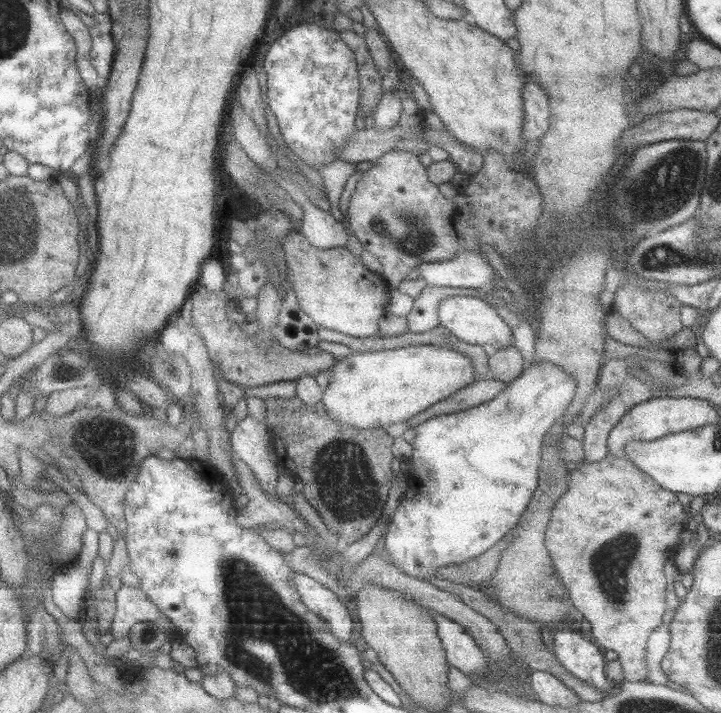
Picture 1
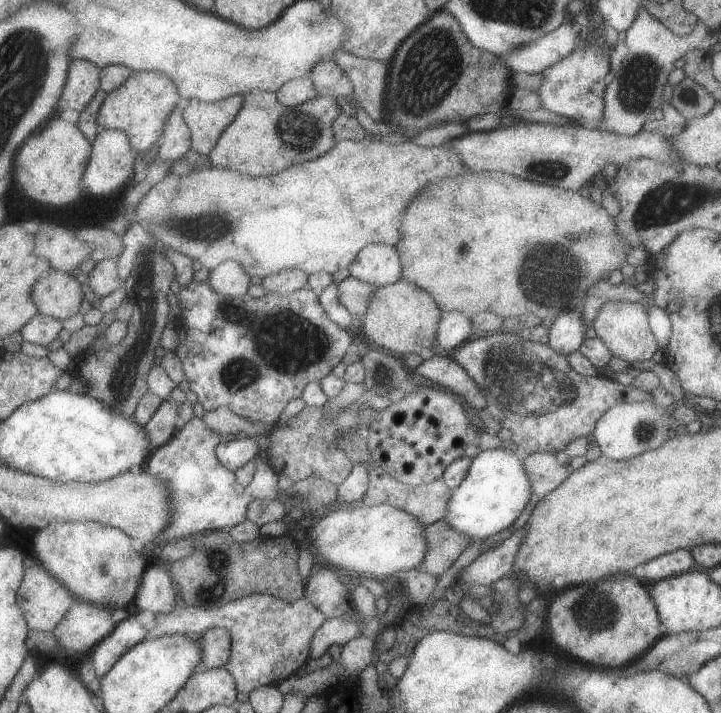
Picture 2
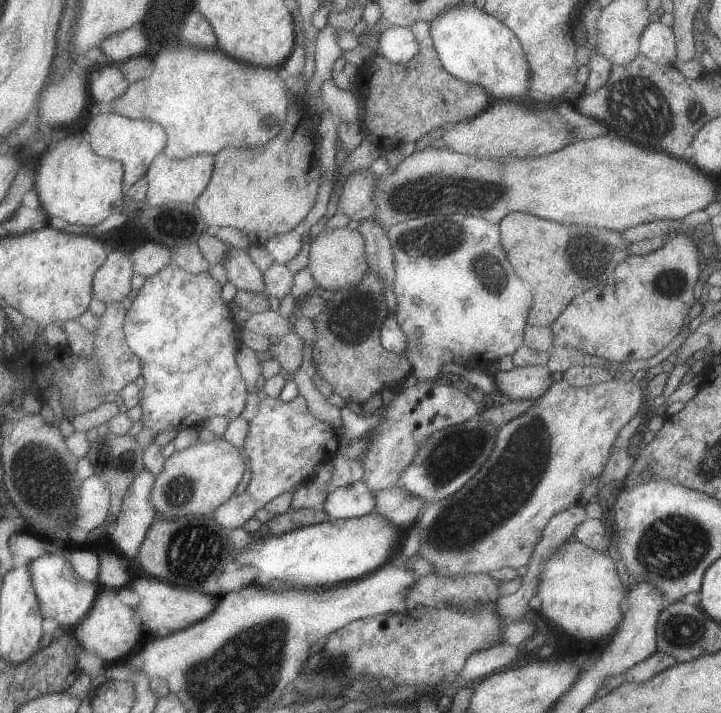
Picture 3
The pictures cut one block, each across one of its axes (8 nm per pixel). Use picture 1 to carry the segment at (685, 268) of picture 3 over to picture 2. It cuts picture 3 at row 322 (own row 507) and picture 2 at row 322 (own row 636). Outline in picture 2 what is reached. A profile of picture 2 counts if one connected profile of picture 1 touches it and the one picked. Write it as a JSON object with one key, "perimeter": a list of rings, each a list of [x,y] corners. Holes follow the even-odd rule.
{"perimeter":[[[609,301],[602,306],[600,313],[590,324],[598,337],[610,349],[613,356],[620,357],[627,362],[638,364],[650,360],[659,344],[649,323],[647,308],[638,301]]]}

